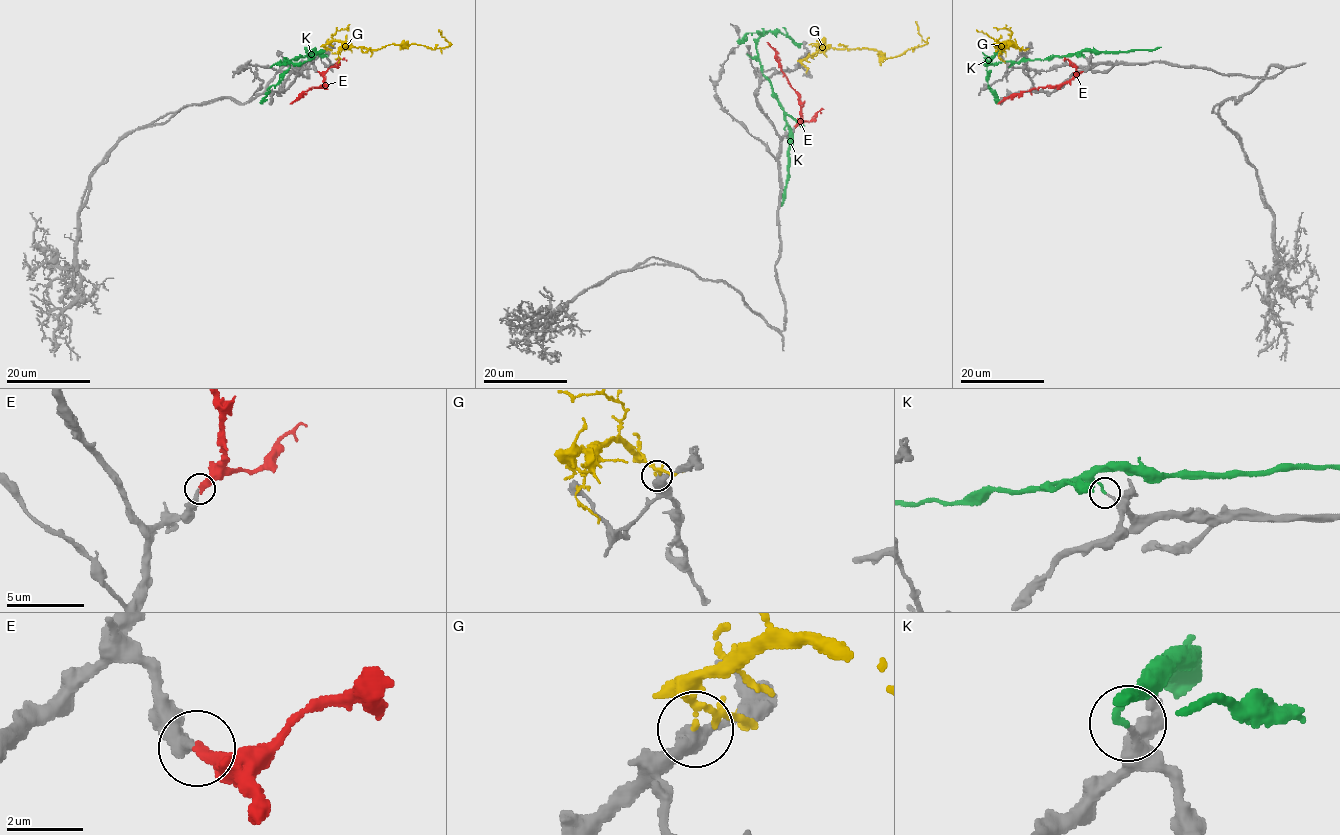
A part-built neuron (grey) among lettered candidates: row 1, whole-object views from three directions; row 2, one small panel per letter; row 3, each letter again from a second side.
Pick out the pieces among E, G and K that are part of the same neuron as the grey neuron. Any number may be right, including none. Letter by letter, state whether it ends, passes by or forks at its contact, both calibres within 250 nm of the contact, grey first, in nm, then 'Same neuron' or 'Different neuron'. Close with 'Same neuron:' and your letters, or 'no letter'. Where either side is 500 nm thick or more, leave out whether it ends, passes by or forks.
E: It ends there. Thickness 260 nm (grey) against 380 nm. Same neuron
G: It passes by. Thickness 360 nm (grey) against 130 nm. Different neuron
K: It ends there. Thickness 140 nm (grey) against 160 nm. Different neuron
Same neuron: E

